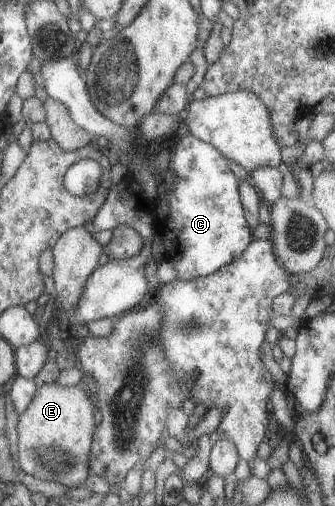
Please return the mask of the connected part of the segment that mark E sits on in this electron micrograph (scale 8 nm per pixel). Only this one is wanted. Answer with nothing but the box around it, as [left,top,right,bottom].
[18,381,96,489]

